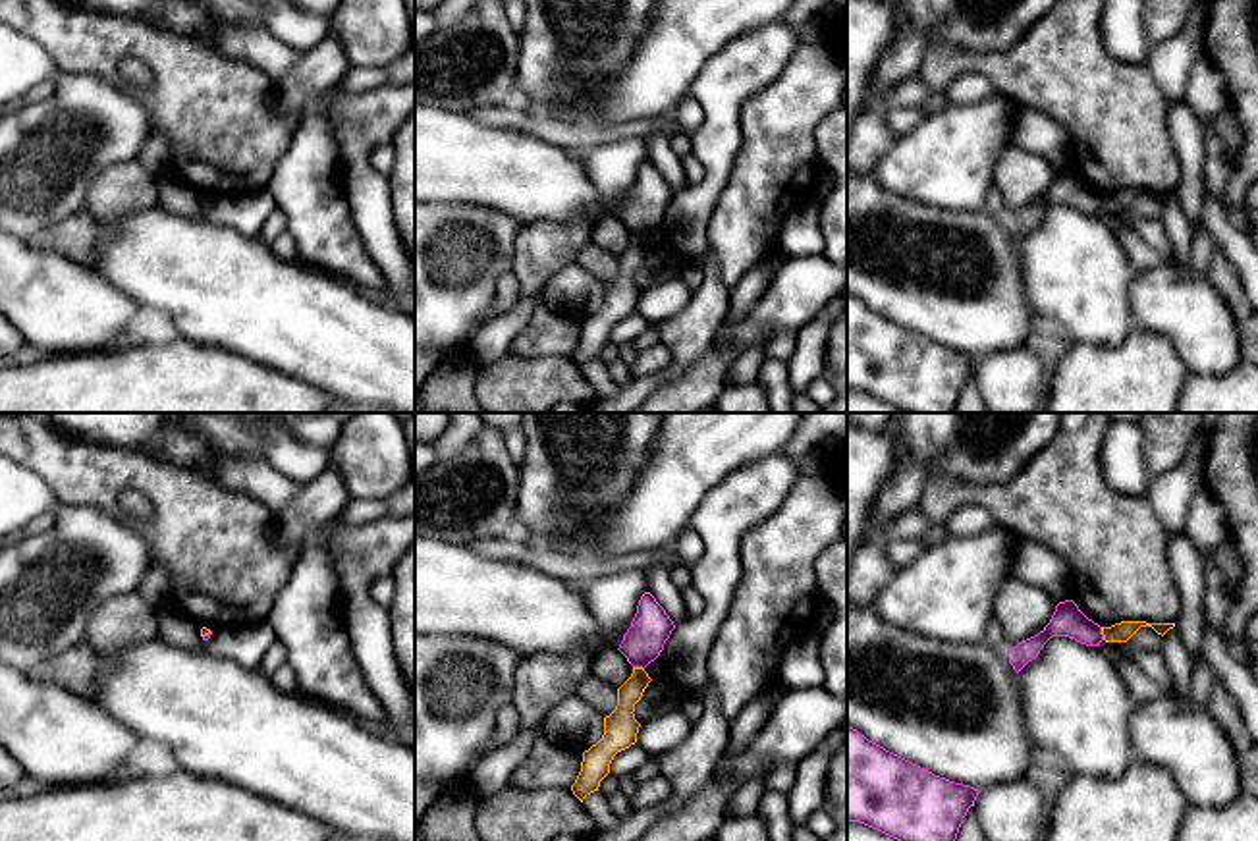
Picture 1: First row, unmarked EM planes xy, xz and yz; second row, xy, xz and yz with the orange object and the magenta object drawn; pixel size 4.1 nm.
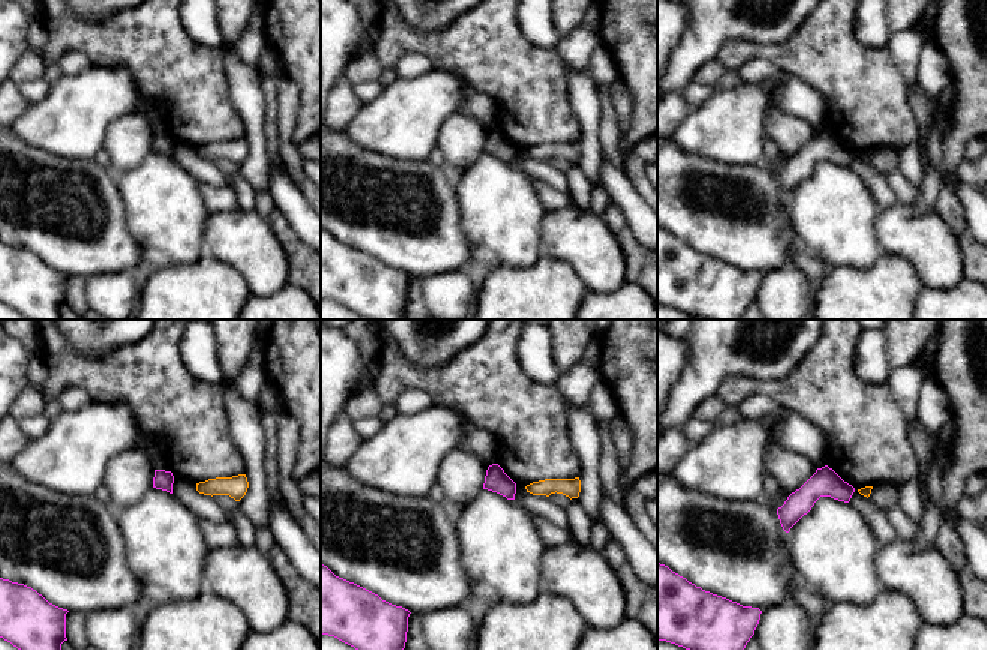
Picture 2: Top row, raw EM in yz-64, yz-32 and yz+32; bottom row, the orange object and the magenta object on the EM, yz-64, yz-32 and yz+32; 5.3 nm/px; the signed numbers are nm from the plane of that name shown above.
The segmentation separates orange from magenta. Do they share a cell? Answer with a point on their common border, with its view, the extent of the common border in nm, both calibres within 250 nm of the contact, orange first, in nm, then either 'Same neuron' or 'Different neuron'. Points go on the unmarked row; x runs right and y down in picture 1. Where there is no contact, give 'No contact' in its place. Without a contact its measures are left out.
Touches orange at yz (1102, 201). Shared border 60 nm. Thickness 80 nm (orange) against 140 nm. Different neuron

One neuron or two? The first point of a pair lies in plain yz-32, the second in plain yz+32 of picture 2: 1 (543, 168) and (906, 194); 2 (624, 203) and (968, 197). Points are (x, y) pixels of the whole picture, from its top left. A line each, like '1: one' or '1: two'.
1: one
2: one

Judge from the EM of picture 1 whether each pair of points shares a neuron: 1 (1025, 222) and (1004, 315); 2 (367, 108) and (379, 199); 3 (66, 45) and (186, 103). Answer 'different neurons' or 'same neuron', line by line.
1: same neuron
2: same neuron
3: same neuron

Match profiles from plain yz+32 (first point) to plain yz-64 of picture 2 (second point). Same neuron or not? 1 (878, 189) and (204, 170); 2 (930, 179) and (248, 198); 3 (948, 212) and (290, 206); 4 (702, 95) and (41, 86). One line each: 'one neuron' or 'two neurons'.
1: two neurons
2: two neurons
3: two neurons
4: one neuron

